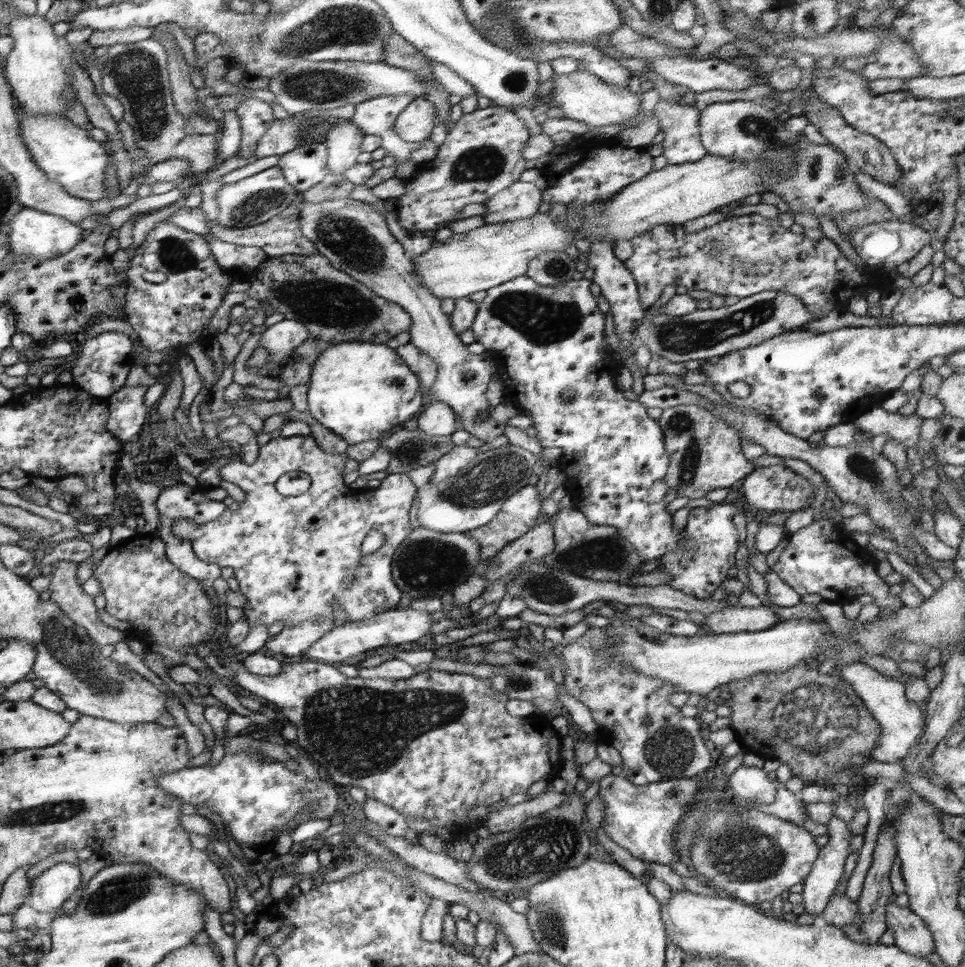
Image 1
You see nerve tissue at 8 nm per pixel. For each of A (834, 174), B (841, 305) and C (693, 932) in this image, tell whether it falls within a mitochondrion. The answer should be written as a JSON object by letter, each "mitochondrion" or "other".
{"A":"mitochondrion","B":"other","C":"other"}

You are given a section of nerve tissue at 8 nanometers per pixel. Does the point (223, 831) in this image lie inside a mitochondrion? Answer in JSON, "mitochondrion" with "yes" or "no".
{"mitochondrion":"no"}

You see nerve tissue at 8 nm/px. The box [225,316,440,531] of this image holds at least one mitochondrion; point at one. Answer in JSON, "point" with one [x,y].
{"point":[409,452]}

